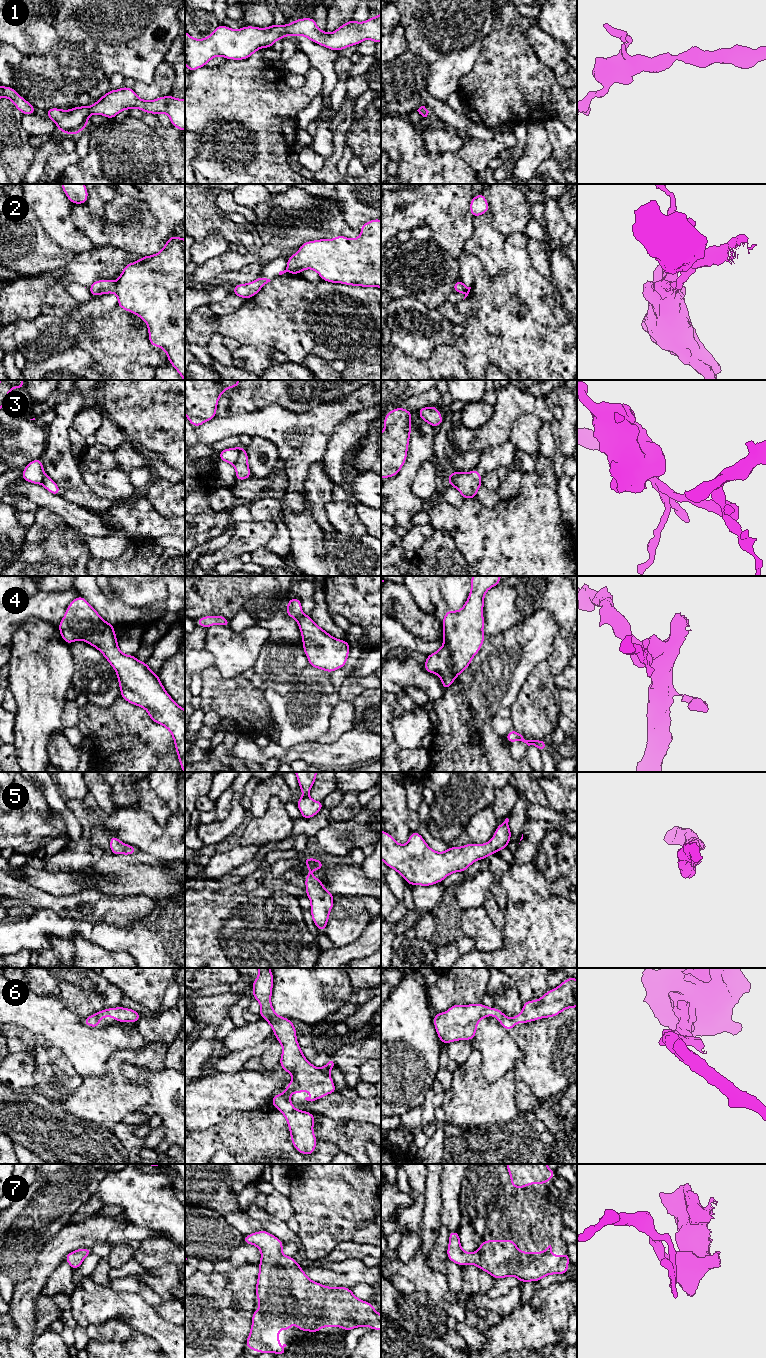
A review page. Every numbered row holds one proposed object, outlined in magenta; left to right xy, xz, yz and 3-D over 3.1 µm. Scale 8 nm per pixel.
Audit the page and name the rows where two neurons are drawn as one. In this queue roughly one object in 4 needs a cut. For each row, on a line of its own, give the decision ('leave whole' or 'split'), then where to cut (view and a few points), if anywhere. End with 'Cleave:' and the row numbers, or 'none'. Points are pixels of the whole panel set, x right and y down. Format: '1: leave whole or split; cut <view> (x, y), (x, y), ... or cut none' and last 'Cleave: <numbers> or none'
1: leave whole; cut none
2: split; cut xy (90, 291), (93, 295)
3: split; cut xz (240, 447), (238, 459), (233, 464)
4: leave whole; cut none
5: leave whole; cut none
6: leave whole; cut none
7: leave whole; cut none
Cleave: 2, 3

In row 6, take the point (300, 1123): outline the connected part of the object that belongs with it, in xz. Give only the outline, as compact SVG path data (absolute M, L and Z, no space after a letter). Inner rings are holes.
M258 968L258 970L259 975L252 984L253 998L261 1005L259 1015L270 1024L273 1034L283 1047L279 1064L282 1070L289 1072L293 1078L284 1093L273 1096L271 1104L285 1116L295 1149L301 1154L311 1155L315 1152L317 1143L313 1132L315 1116L307 1111L296 1110L290 1101L290 1094L310 1091L311 1096L305 1100L312 1102L337 1092L329 1075L329 1071L337 1065L329 1057L323 1068L317 1068L305 1058L297 1042L296 1028L292 1021L278 1016L272 1007L274 977L270 968Z

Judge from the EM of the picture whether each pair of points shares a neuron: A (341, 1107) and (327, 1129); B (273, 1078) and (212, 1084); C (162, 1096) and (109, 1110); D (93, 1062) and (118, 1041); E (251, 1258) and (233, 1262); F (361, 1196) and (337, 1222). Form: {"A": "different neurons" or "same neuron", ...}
{"A": "different neurons", "B": "same neuron", "C": "different neurons", "D": "same neuron", "E": "same neuron", "F": "same neuron"}

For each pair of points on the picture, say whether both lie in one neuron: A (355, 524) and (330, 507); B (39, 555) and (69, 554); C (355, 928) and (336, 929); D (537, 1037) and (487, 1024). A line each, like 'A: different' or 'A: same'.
A: same
B: same
C: same
D: different

